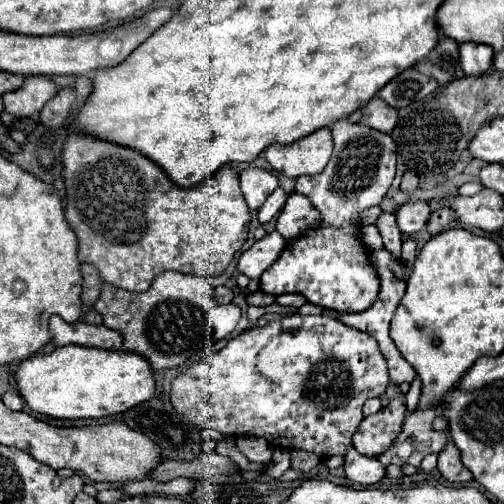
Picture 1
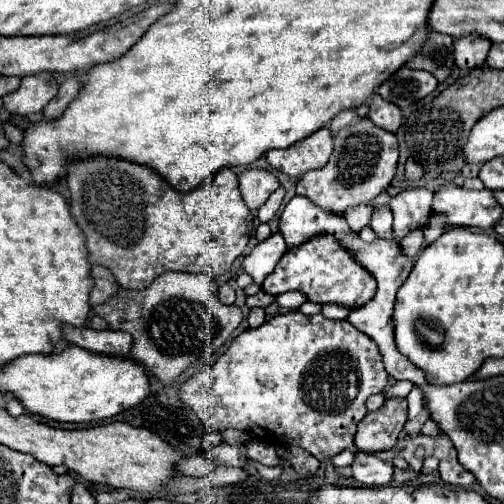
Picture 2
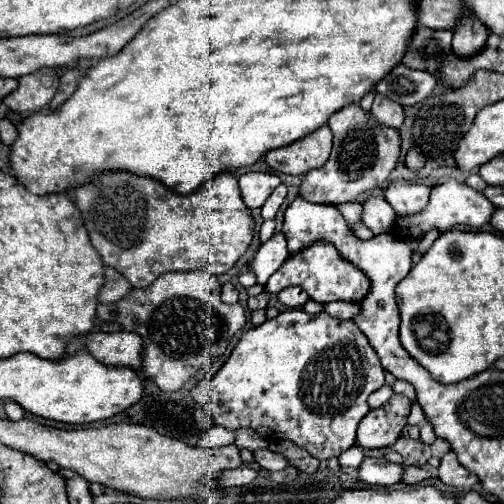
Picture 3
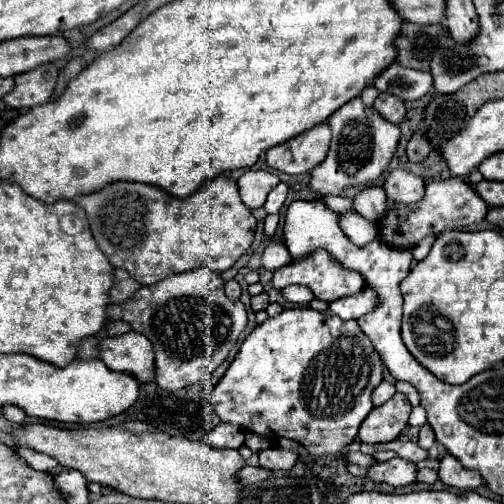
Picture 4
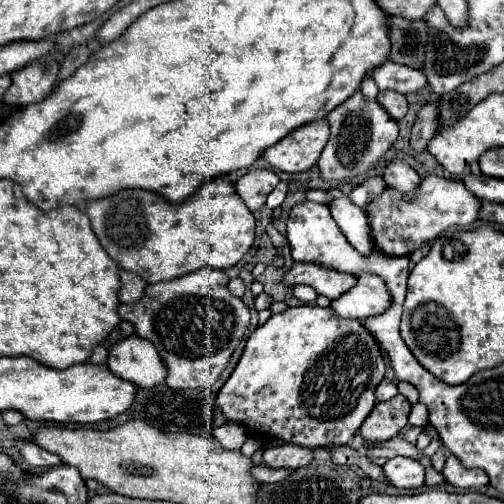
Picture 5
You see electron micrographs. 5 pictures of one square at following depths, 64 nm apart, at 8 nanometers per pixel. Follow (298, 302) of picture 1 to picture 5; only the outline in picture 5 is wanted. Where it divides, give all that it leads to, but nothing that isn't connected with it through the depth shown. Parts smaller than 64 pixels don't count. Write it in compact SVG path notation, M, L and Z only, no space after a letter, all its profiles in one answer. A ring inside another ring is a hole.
M296 284L296 286L292 286L292 296L298 298L300 302L304 302L304 304L314 304L314 300L316 300L318 294L316 294L310 286L300 286L300 284Z

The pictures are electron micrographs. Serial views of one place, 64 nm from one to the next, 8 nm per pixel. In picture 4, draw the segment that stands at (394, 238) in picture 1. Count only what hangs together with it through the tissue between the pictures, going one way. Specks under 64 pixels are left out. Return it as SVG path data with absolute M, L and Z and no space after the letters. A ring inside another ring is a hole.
M372 186L364 192L360 192L356 198L354 198L354 208L356 212L360 212L366 220L374 222L376 226L380 224L382 216L386 214L388 210L388 204L386 204L386 196L384 196L384 188L382 186Z

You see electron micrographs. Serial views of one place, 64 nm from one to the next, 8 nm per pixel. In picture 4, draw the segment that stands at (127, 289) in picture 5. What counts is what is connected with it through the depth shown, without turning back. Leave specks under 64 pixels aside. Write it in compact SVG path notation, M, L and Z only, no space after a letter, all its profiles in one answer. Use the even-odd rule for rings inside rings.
M114 268L114 284L112 284L110 292L108 292L108 296L110 296L112 302L124 302L124 300L126 300L128 296L132 296L138 288L140 288L140 284L138 284L136 280L132 280L126 270Z

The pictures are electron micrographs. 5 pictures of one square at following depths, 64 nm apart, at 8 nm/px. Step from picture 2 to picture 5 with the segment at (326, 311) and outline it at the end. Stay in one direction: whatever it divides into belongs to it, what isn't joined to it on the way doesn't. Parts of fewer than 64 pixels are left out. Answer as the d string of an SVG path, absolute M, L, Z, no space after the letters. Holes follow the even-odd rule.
M358 280L356 288L332 300L332 310L342 318L364 320L366 316L384 312L388 304L390 304L390 296L382 280Z

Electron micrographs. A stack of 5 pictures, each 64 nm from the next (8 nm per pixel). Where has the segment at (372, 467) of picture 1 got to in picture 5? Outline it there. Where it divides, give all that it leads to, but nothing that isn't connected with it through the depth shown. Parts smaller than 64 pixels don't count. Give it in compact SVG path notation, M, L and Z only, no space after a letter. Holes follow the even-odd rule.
M396 456L390 458L384 466L382 472L388 480L388 484L396 488L420 488L424 484L424 468L418 460Z

